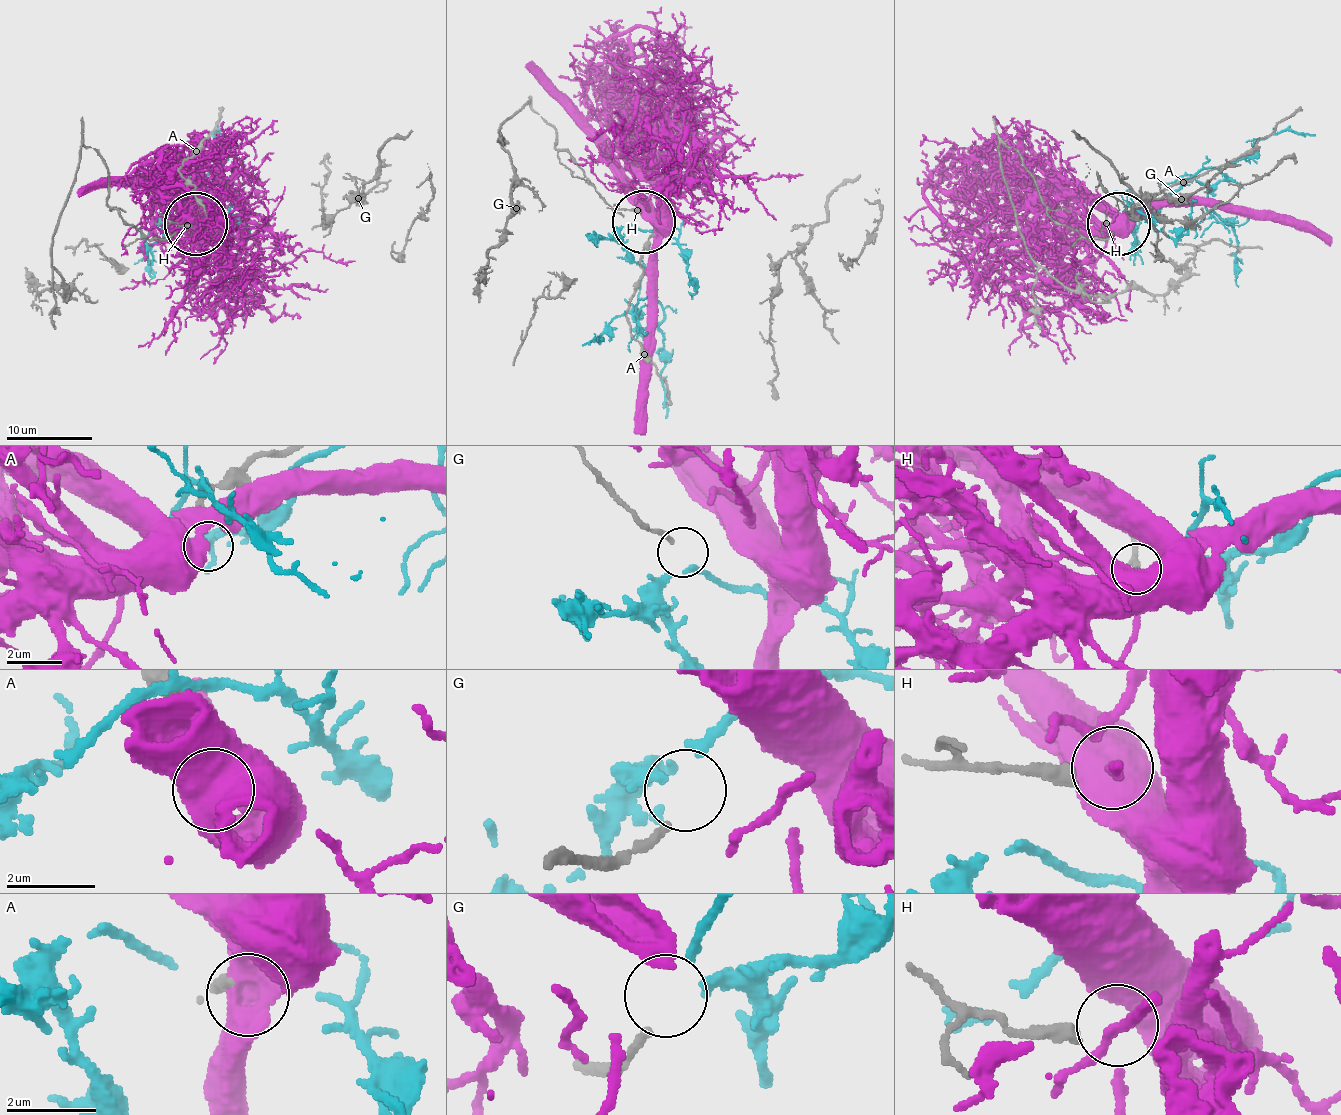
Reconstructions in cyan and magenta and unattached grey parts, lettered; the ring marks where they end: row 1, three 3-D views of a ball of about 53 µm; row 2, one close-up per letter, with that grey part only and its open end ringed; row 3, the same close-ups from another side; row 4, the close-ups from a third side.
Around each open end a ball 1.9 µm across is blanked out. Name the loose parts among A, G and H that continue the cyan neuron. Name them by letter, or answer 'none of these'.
G

